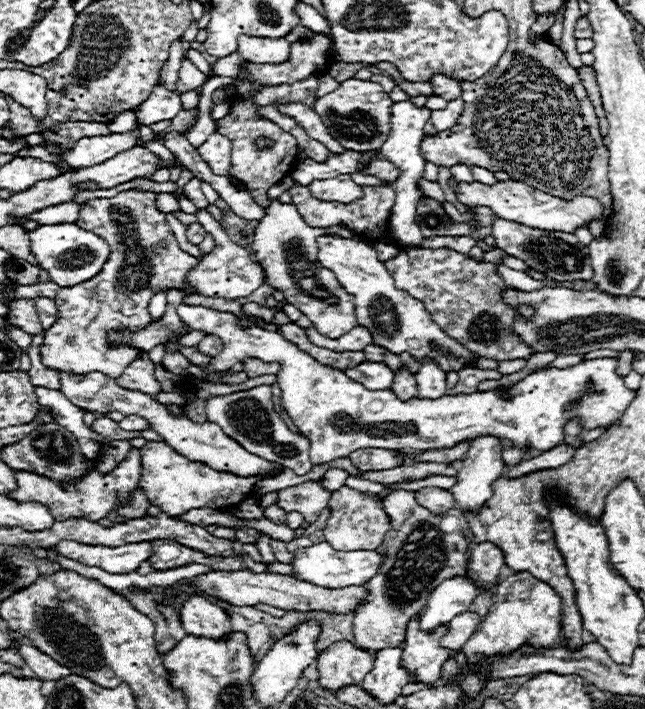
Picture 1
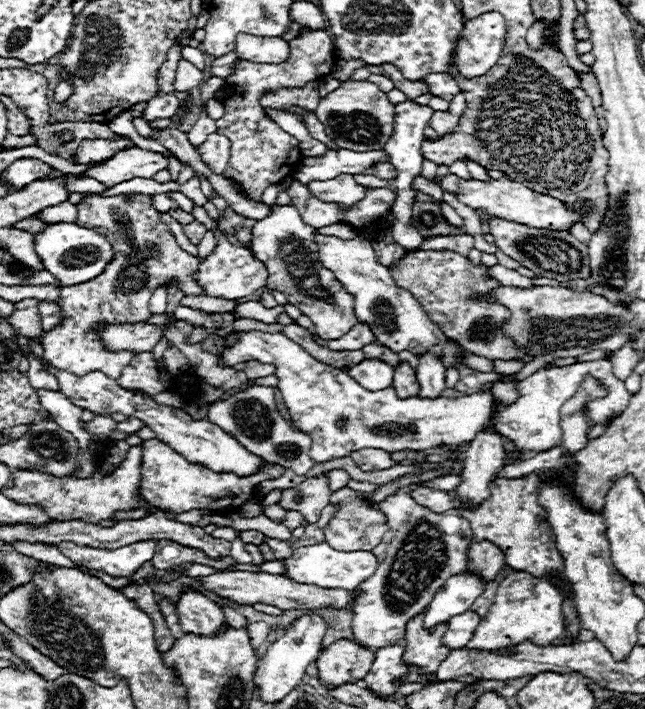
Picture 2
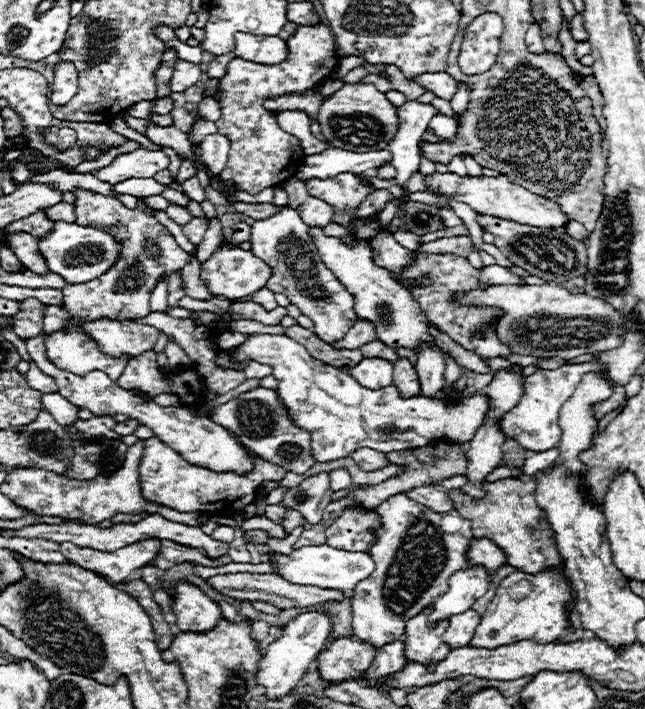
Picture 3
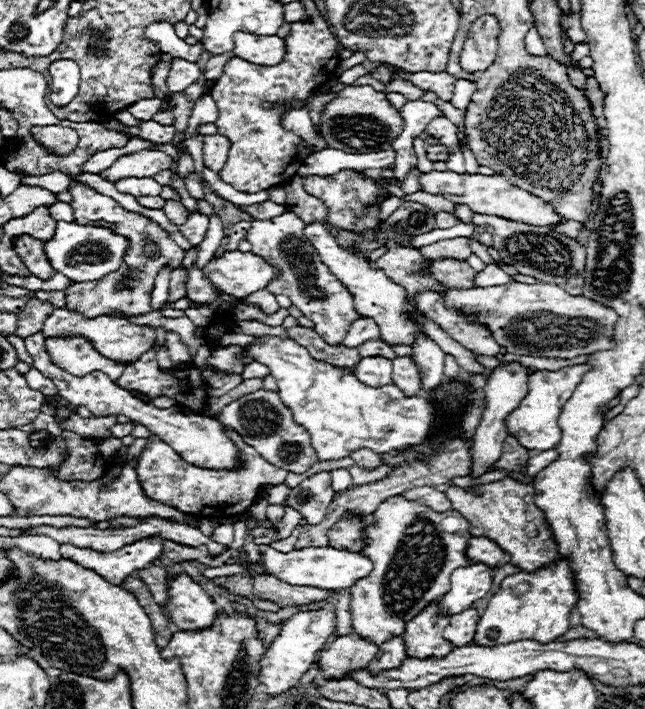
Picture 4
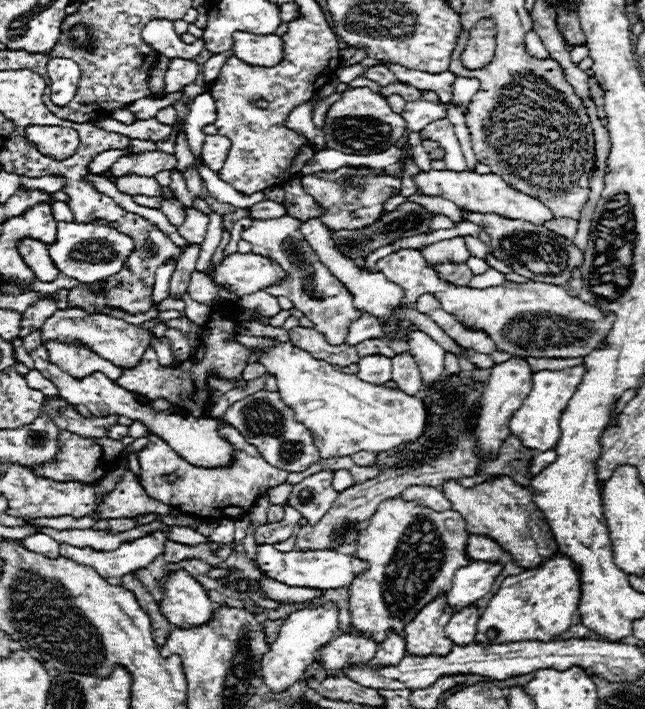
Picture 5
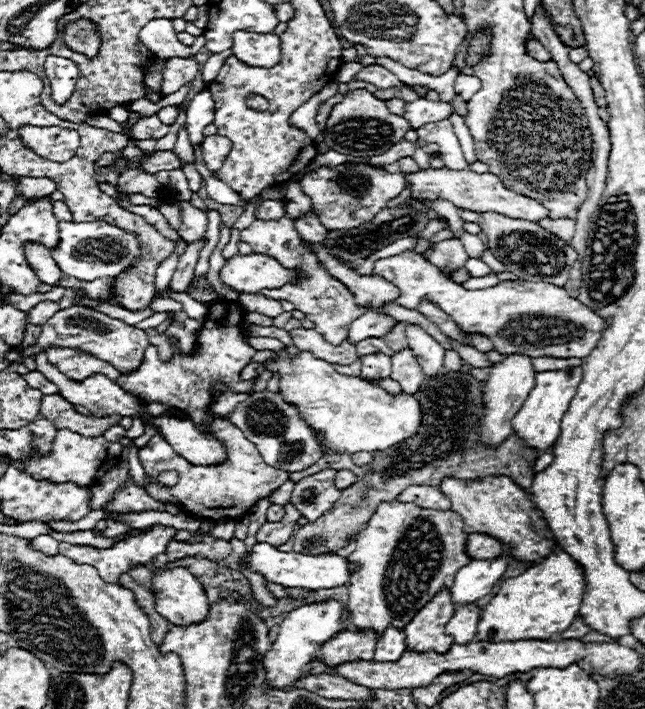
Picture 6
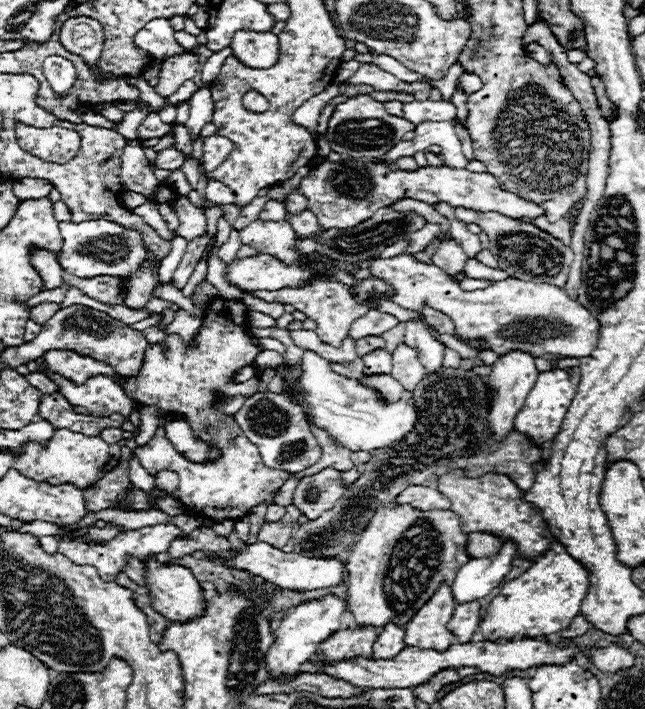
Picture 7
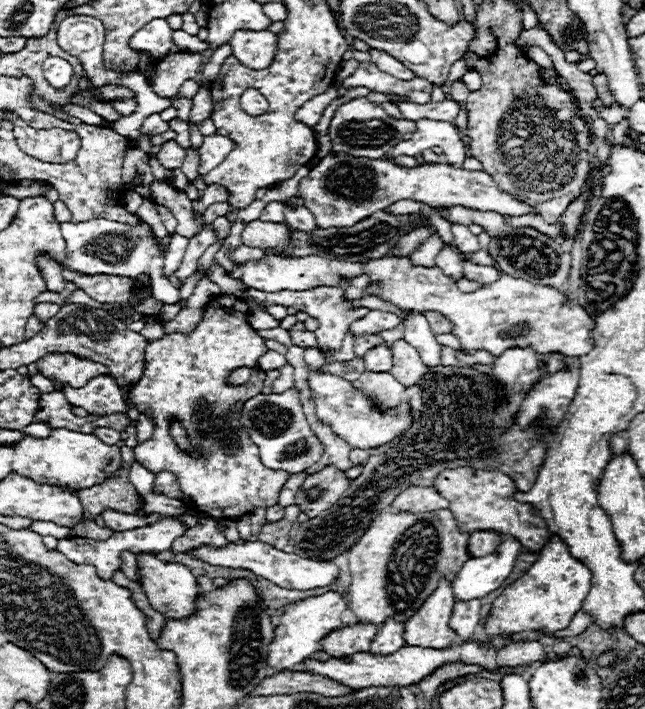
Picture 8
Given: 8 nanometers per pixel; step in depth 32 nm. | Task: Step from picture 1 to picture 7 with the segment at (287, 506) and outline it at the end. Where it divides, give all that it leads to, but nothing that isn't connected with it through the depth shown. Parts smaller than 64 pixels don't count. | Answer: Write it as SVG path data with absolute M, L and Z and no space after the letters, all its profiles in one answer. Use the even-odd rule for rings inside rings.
M324 468L318 474L300 480L294 490L292 504L308 520L316 520L322 512L334 506L334 502L342 496L342 490L344 486L340 486L340 472L334 468Z

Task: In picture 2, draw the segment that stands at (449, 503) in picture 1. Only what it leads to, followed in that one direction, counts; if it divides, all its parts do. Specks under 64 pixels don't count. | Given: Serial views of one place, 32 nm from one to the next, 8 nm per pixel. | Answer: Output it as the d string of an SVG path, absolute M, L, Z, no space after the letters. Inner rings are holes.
M416 488L412 492L412 498L420 504L420 506L426 506L428 510L434 510L436 514L442 514L446 510L452 510L456 508L456 500L450 492L444 492L444 490L436 490L436 488Z

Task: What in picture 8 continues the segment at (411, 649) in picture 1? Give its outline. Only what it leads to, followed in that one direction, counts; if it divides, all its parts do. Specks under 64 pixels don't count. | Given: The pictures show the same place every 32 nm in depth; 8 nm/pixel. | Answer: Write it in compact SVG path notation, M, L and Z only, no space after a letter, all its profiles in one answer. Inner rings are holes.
M442 578L442 582L438 582L438 590L434 590L434 594L420 606L414 618L404 624L406 646L442 650L460 642L454 630L448 628L454 604L456 598L450 582Z

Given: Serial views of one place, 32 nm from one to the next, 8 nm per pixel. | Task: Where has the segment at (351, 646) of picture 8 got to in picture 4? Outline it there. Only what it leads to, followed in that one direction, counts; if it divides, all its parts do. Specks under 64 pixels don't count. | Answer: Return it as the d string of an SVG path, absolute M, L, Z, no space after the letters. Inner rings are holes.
M350 634L334 638L328 648L318 652L316 662L328 680L340 680L348 678L350 672L368 668L376 652L378 646L358 638L356 634Z

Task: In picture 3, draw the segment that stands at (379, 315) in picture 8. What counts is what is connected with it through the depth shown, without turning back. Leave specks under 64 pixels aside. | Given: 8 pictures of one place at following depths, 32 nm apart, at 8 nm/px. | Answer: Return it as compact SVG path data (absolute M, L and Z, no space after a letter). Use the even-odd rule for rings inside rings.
M358 320L342 340L332 342L330 346L334 346L334 348L344 348L344 350L358 350L360 346L364 346L366 342L372 342L374 338L376 338L374 326L372 326L370 322Z

